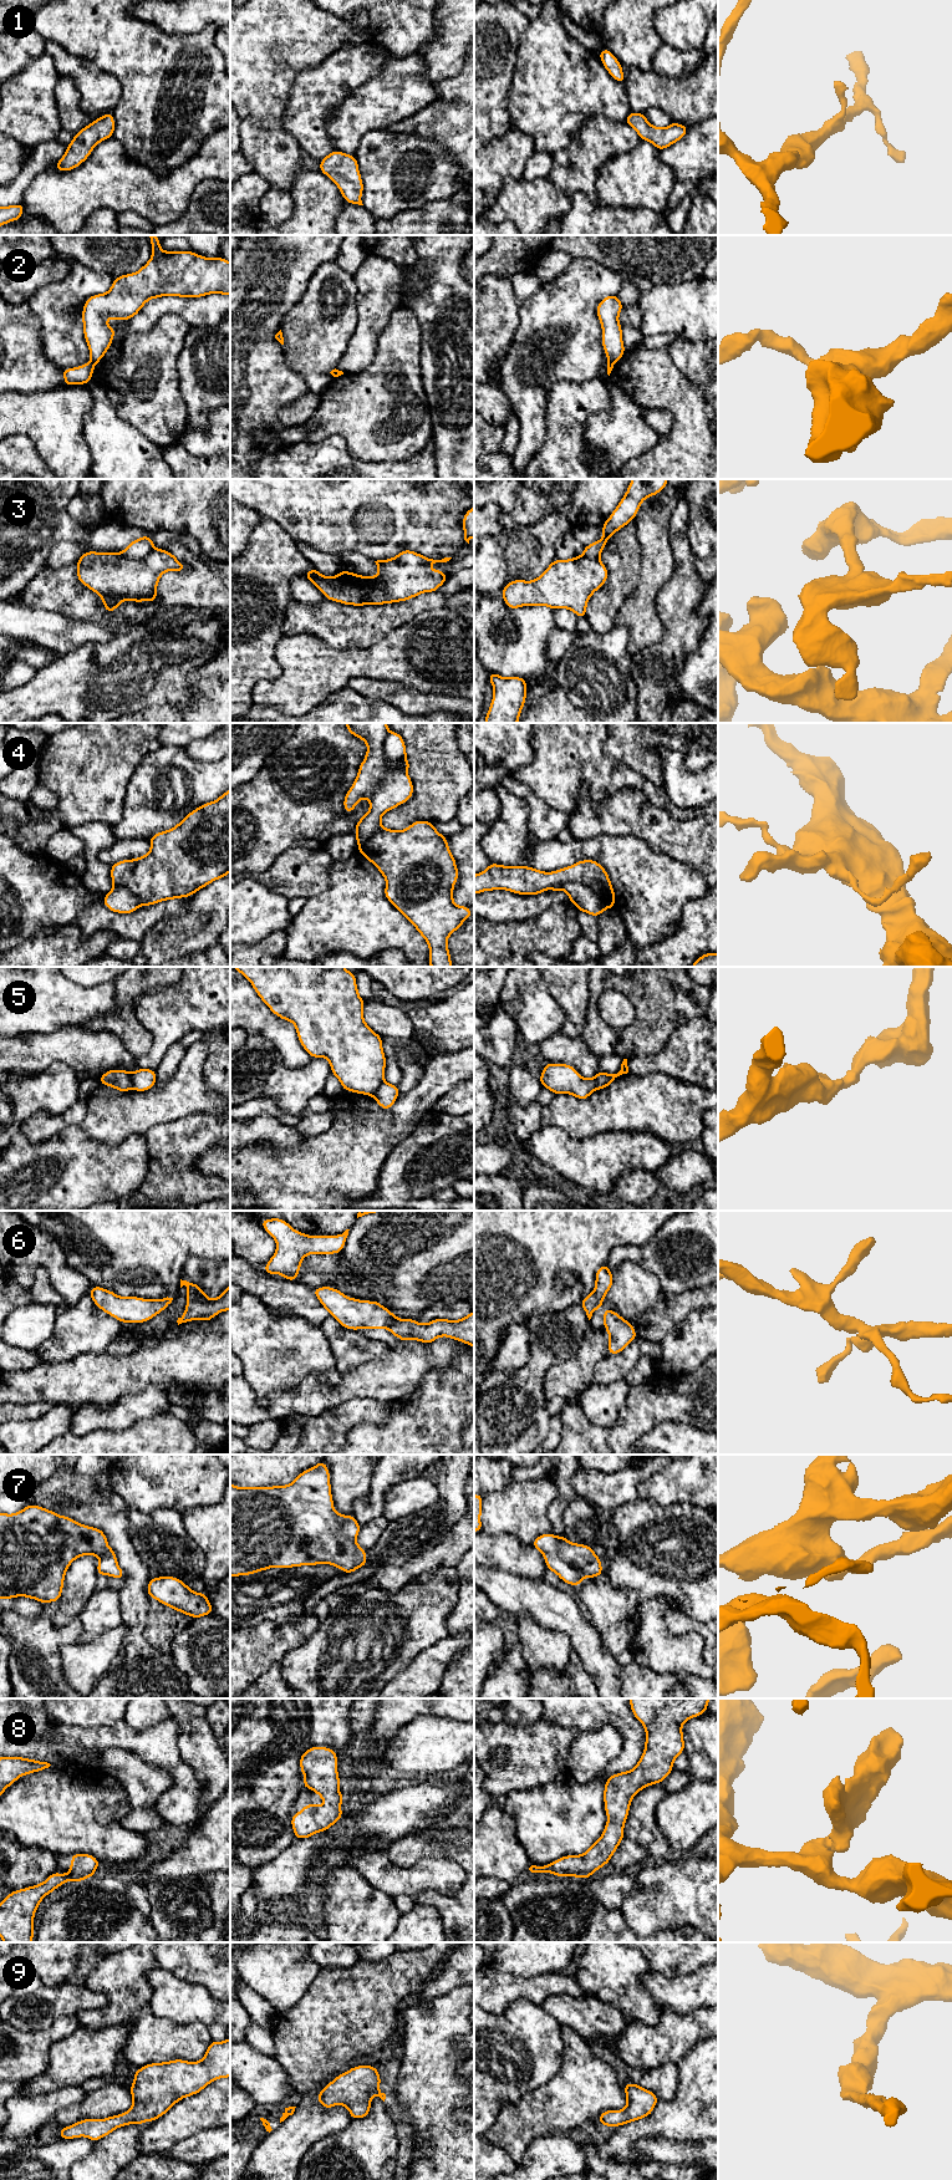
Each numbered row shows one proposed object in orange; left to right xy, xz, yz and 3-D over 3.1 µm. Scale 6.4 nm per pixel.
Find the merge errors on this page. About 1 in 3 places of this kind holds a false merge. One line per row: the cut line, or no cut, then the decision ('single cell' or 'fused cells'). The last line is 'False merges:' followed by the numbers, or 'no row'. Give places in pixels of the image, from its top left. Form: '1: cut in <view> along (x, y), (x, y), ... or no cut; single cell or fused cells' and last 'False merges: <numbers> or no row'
1: no cut; single cell
2: cut in xy along (90, 361), (95, 363); fused cells
3: cut in xy along (153, 548), (140, 558), (127, 558), (121, 553); fused cells
4: cut in yz along (548, 889), (564, 882), (581, 882), (590, 887), (606, 907); fused cells
5: cut in xy along (130, 1073), (132, 1088); fused cells
6: no cut; single cell
7: no cut; single cell
8: no cut; single cell
9: no cut; single cell
False merges: 2, 3, 4, 5

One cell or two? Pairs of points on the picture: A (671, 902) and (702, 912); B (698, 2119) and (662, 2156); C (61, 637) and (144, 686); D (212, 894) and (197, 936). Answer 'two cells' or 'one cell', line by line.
A: two cells
B: two cells
C: two cells
D: one cell

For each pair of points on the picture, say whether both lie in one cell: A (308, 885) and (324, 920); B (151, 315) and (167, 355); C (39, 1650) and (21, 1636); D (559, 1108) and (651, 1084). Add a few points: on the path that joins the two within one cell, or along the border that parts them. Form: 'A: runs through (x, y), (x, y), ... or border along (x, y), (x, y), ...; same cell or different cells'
A: border along (329, 871), (329, 886), (306, 900); different cells
B: border along (184, 320), (164, 314), (151, 329), (128, 335); different cells
C: runs through (35, 1646), (25, 1636); same cell
D: runs through (581, 1108), (619, 1108), (629, 1104); same cell

